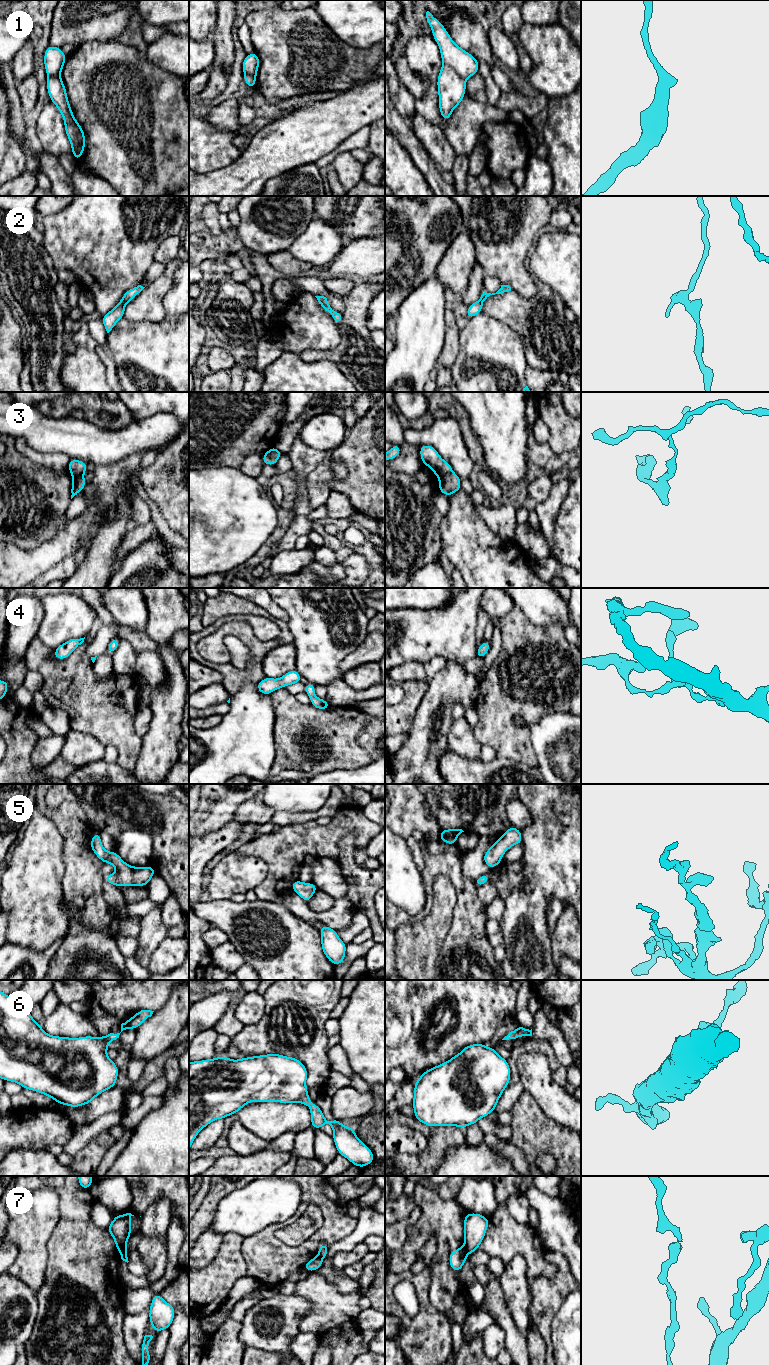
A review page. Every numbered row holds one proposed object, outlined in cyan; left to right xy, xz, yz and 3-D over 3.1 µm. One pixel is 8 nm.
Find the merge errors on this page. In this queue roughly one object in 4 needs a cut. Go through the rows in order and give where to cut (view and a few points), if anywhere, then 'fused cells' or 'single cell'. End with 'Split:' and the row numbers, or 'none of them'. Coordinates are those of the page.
1: cut yz (443, 63), (451, 66), (465, 80); fused cells
2: cut none; single cell
3: cut yz (452, 471), (439, 477); fused cells
4: cut none; single cell
5: cut none; single cell
6: cut none; single cell
7: cut yz (464, 1245), (467, 1253); fused cells
Split: 1, 3, 7

